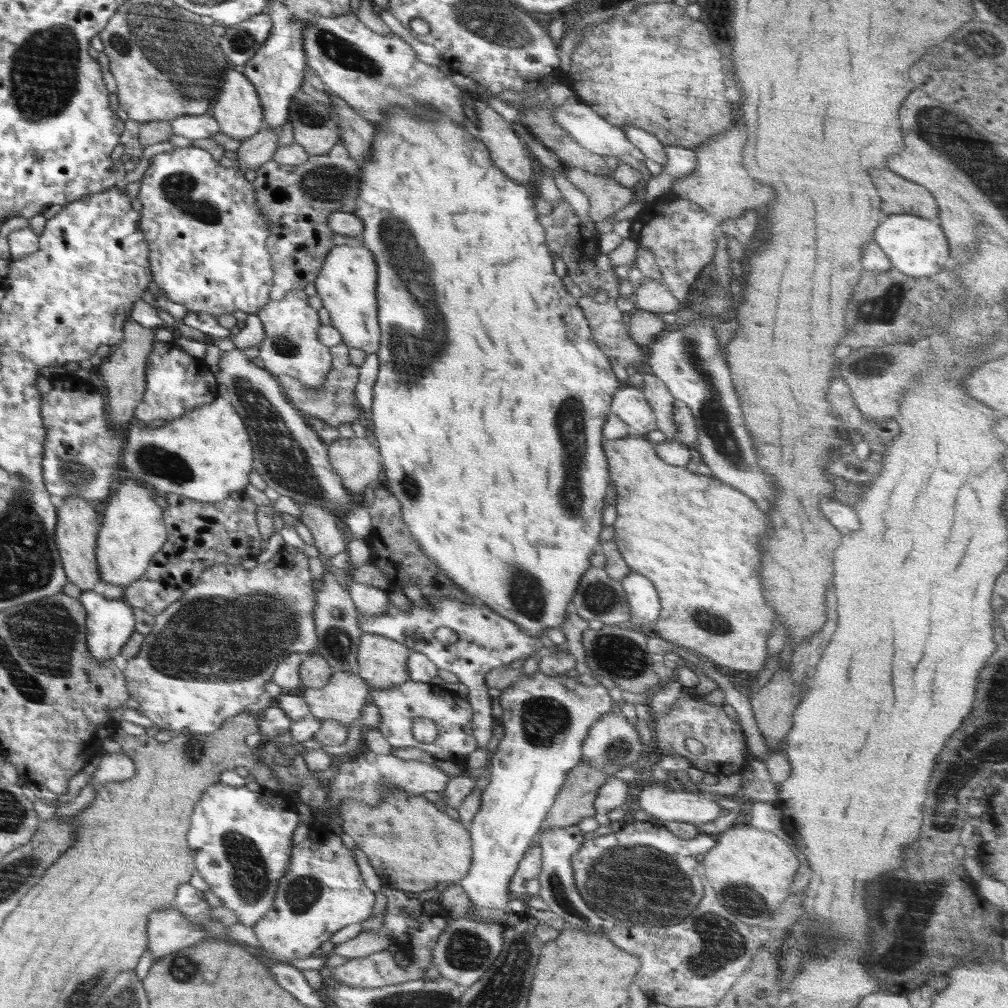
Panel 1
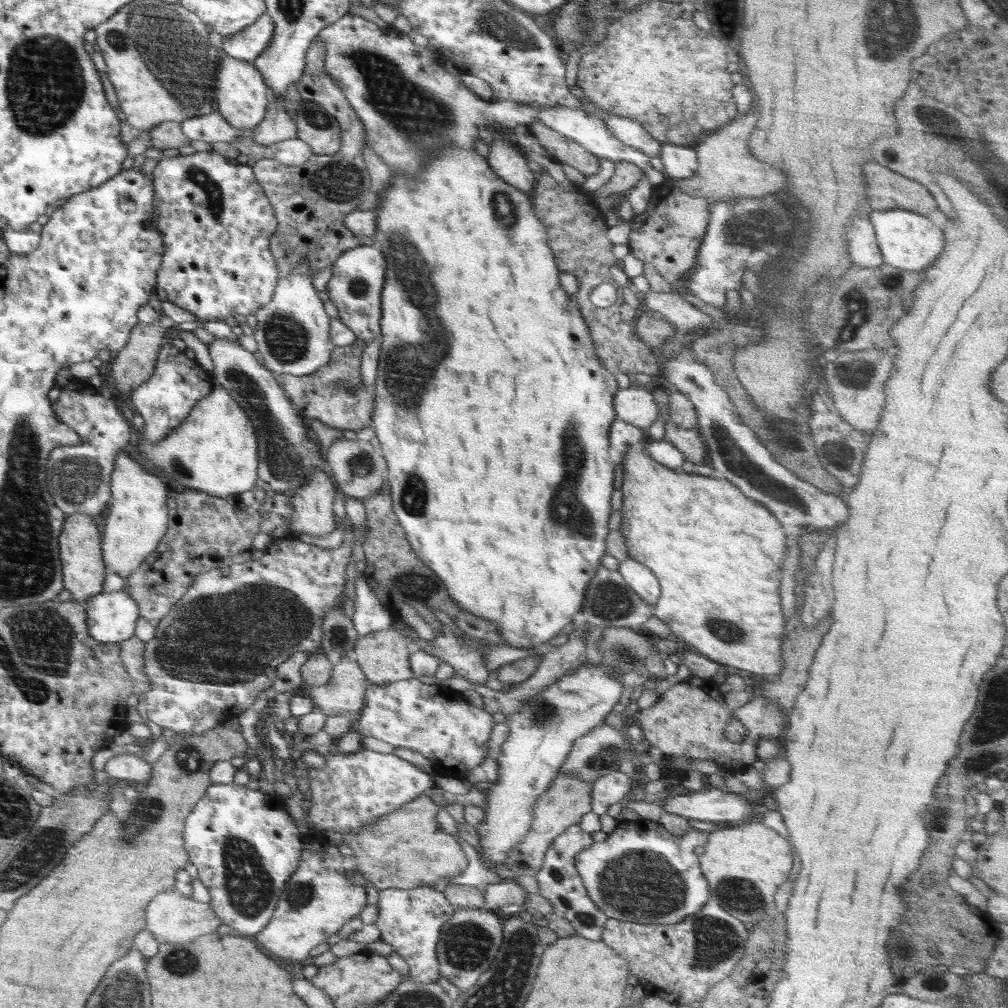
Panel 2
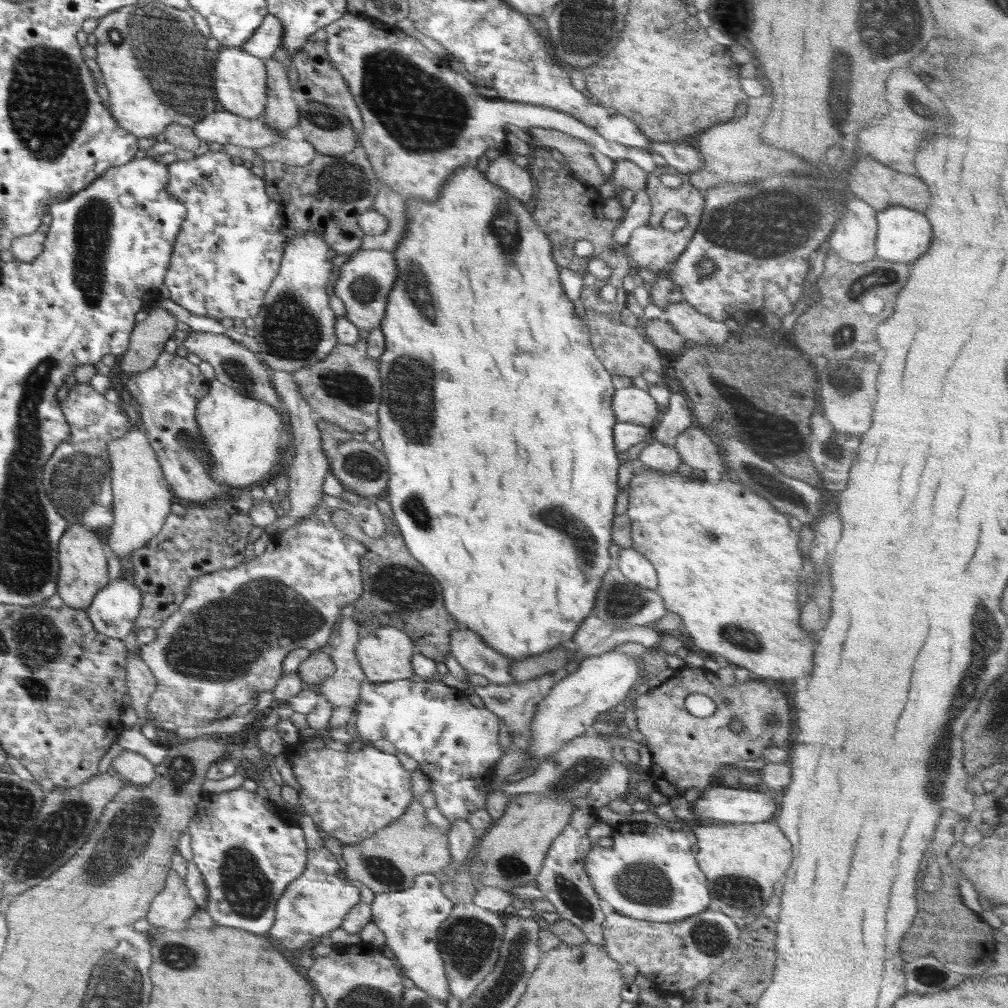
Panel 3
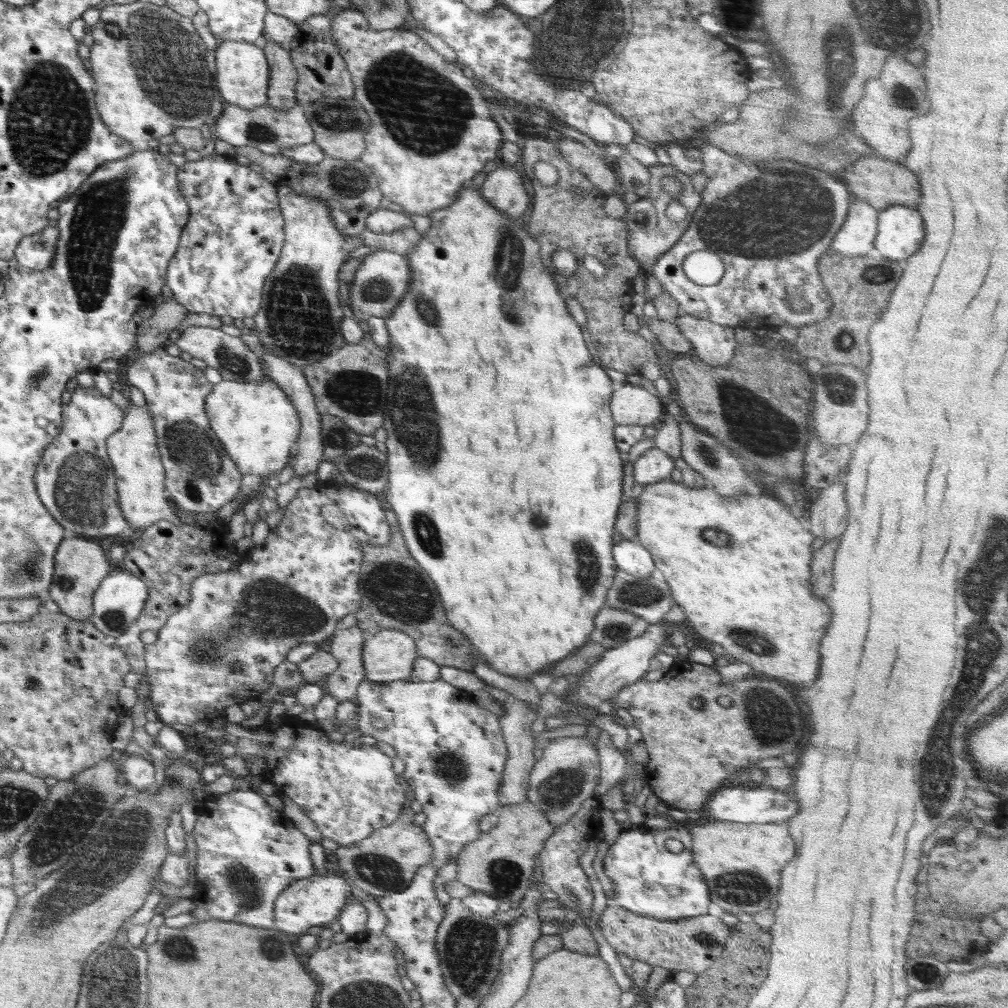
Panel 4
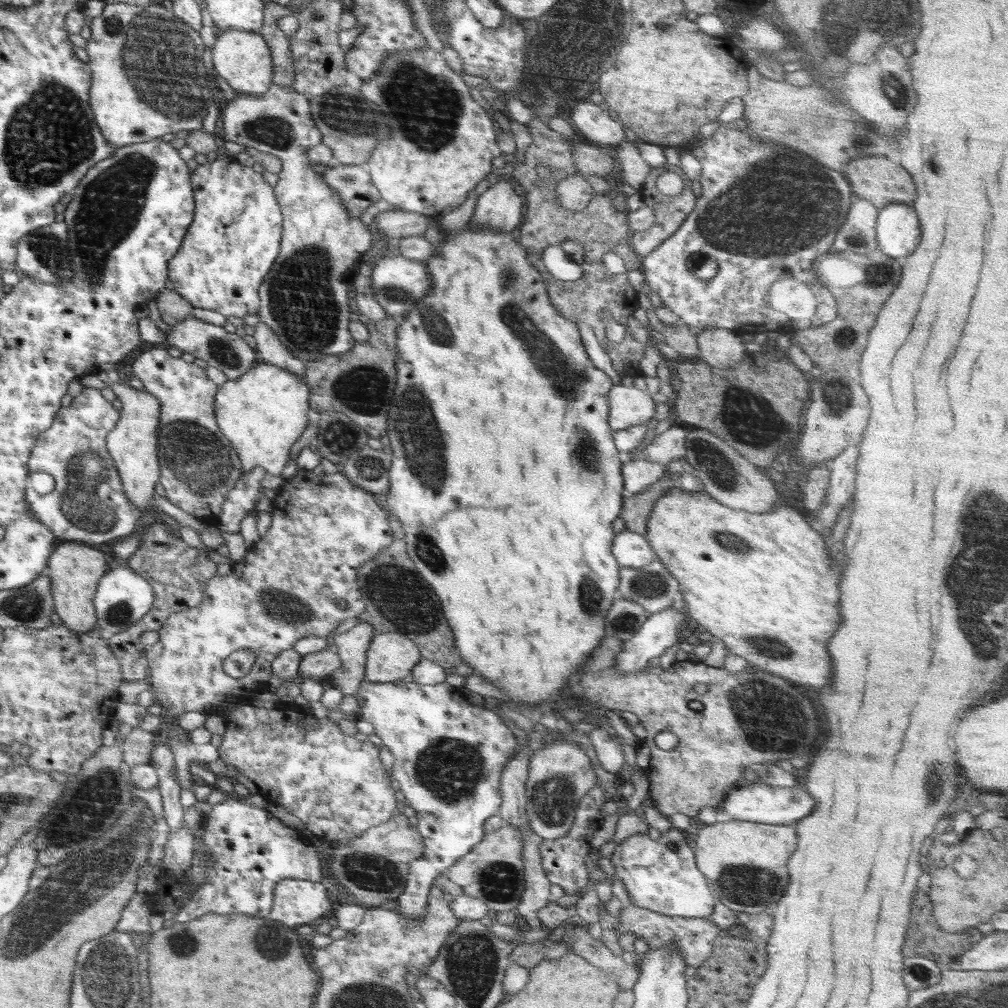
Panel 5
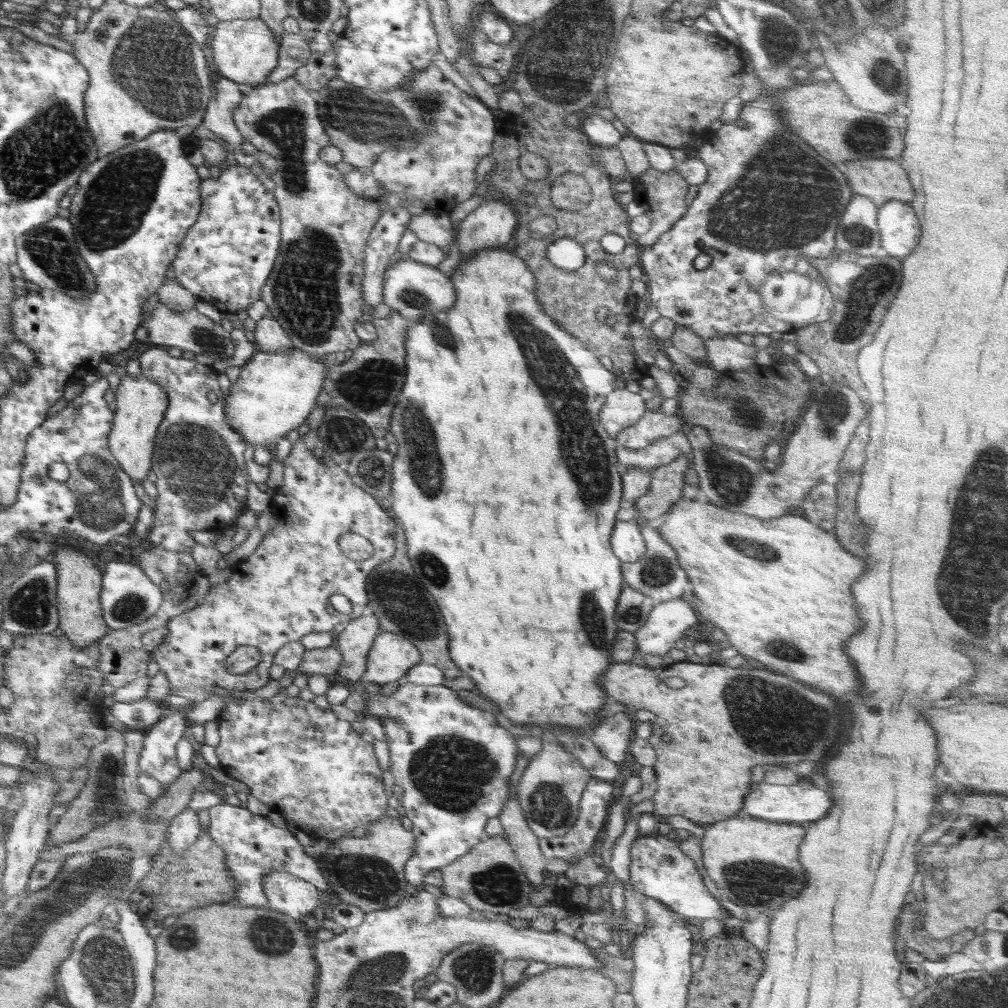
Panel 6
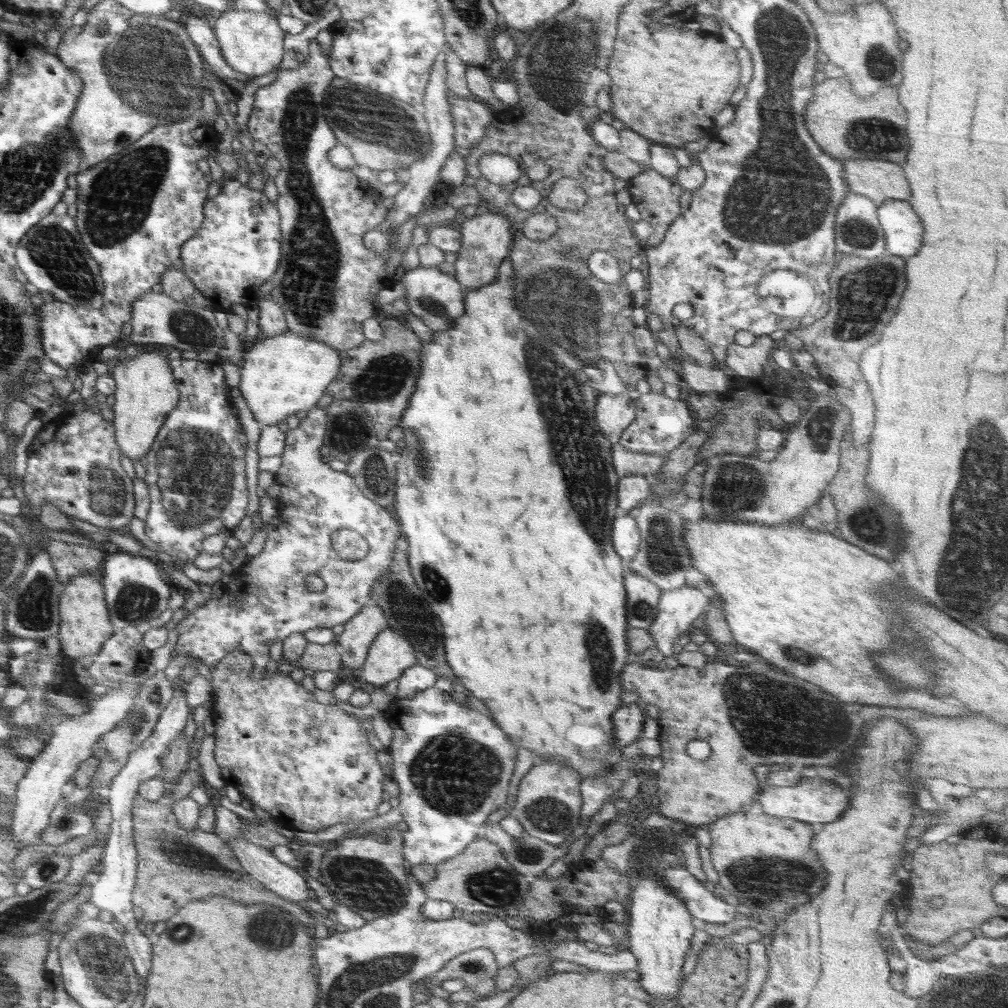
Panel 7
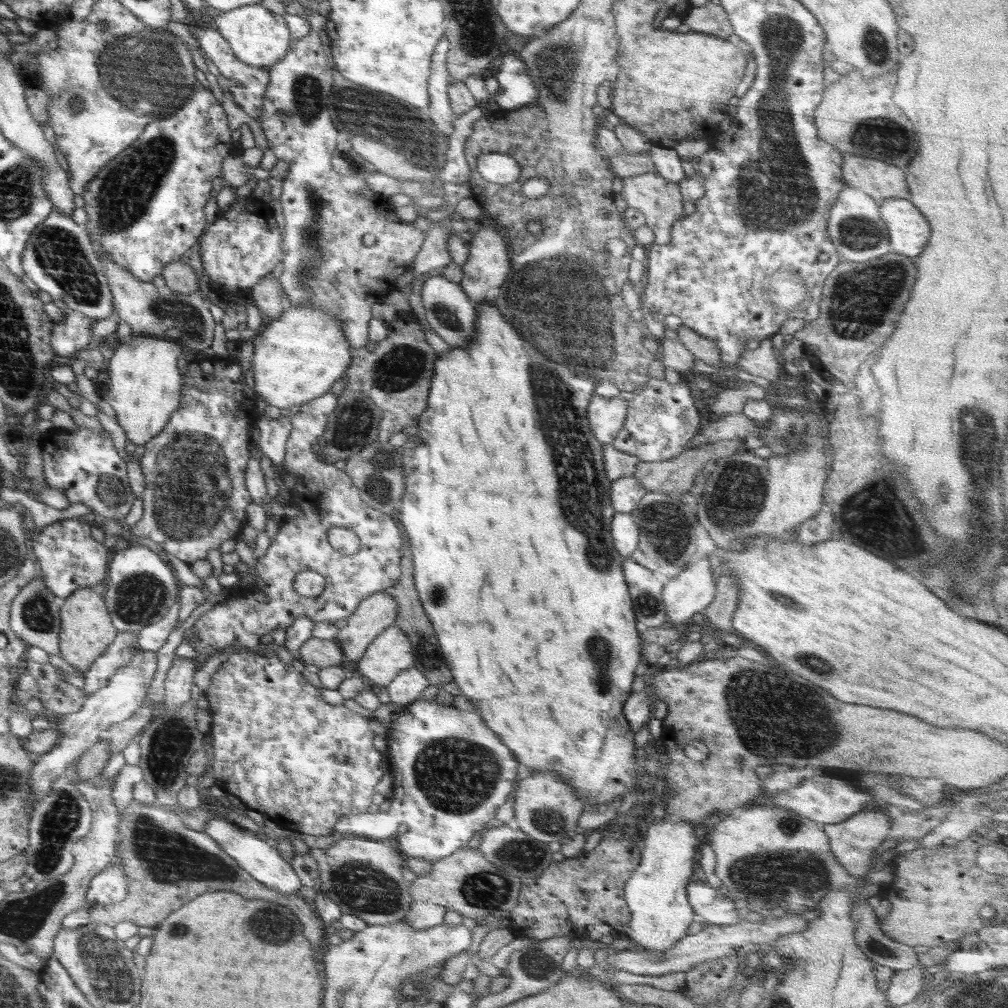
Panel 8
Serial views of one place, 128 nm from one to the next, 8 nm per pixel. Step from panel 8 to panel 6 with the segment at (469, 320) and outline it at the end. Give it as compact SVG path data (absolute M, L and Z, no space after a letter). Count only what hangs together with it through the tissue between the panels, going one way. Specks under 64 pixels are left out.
M404 257L384 272L383 303L396 310L410 323L422 320L424 317L434 317L438 312L450 310L452 304L456 302L456 296L456 287L450 277L435 266Z

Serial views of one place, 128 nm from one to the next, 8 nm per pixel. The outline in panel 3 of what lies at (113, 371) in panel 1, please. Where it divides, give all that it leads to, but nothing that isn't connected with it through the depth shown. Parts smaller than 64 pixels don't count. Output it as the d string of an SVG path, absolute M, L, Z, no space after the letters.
M158 302L149 307L148 317L131 332L128 352L119 363L126 374L146 371L165 351L164 345L171 339L180 324L174 315L160 308Z

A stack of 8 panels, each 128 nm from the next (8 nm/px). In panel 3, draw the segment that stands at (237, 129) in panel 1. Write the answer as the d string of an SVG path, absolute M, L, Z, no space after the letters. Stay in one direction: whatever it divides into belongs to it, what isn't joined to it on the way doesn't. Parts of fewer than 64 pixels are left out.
M240 46L219 47L215 62L215 96L219 109L226 109L240 117L256 119L263 116L267 103L268 80L262 59L251 56Z

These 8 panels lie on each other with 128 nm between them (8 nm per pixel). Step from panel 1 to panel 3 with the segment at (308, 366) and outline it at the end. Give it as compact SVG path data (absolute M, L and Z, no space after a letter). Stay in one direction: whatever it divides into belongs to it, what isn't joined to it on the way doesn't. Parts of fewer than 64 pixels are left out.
M318 234L296 235L283 247L283 257L276 277L264 297L261 309L253 317L255 320L256 342L258 355L262 362L270 369L284 370L293 373L301 368L316 364L328 356L328 353L337 345L338 339L334 334L336 314L330 309L329 296L326 286L332 276L332 258L335 257L330 245L324 237Z

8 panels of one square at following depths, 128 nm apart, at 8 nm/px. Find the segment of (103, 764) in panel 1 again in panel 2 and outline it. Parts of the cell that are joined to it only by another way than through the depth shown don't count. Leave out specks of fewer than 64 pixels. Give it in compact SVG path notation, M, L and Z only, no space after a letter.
M120 753L106 762L104 771L107 772L112 781L131 780L144 782L144 780L150 778L152 764L134 754Z

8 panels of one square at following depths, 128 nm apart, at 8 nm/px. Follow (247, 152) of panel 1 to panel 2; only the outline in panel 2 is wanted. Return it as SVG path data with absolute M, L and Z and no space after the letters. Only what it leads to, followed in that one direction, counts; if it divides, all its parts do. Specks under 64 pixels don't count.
M269 95L265 117L252 130L252 141L268 145L297 136L297 126L288 115L283 100L278 95Z

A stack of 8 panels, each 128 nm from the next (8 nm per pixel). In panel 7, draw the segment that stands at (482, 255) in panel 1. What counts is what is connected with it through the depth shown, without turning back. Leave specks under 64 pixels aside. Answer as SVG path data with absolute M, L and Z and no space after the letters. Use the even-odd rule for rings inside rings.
M501 275L496 276L496 280L492 280L492 284L488 286L482 286L482 288L468 289L468 294L464 298L464 314L460 318L454 320L452 328L448 330L436 330L433 331L433 340L422 344L422 352L420 352L420 376L418 376L418 382L416 382L416 390L412 392L410 398L410 405L404 412L400 423L397 425L402 429L404 438L400 442L402 448L404 448L404 454L398 451L396 454L396 492L394 498L394 507L396 508L396 516L399 516L399 523L401 524L401 533L405 540L408 542L408 556L409 565L412 571L412 576L416 580L416 584L420 590L420 594L423 596L424 601L434 610L434 614L438 616L438 620L442 622L442 628L444 628L444 638L446 638L446 660L448 660L448 666L454 670L453 674L455 677L460 679L462 686L466 686L474 696L478 696L484 706L494 712L492 718L494 722L502 728L502 732L508 734L508 738L514 742L514 744L520 744L520 748L526 748L526 750L532 750L534 754L538 755L538 759L548 760L552 756L562 756L564 758L566 766L580 772L585 778L603 778L606 772L612 770L614 763L620 762L625 758L623 749L618 747L618 741L614 737L614 727L612 727L612 714L615 710L621 707L622 700L622 685L620 685L620 676L624 670L624 666L628 664L628 641L626 640L626 630L628 626L628 619L626 619L626 589L624 586L624 575L626 574L625 566L621 562L620 556L614 550L612 540L610 536L613 532L613 520L618 516L618 476L615 474L612 465L612 456L610 456L610 442L602 434L600 434L599 428L596 428L596 422L594 420L595 402L601 396L599 389L600 383L604 380L604 372L598 370L594 364L582 364L580 360L576 360L574 356L570 356L566 350L562 350L558 344L552 342L547 335L540 332L540 328L536 328L536 324L532 320L526 320L528 316L524 314L520 308L516 308L516 296L514 296L514 276ZM548 630L554 630L554 632L572 632L572 634L540 634L540 632L548 632ZM512 640L514 640L514 648L518 652L496 652L496 648L512 648Z

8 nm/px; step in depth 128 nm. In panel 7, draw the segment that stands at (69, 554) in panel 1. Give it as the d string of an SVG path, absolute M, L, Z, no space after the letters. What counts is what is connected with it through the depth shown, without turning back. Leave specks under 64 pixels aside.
M90 574L86 576L76 576L70 583L63 586L62 594L59 598L59 642L63 656L72 659L88 661L102 650L103 644L115 634L115 627L110 624L108 611L102 594L100 582Z

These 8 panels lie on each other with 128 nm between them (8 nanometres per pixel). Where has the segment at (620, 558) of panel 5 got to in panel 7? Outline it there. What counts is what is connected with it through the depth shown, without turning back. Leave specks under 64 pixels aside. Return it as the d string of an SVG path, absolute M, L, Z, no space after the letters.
M618 513L613 520L612 543L614 550L626 566L638 552L641 537L637 528L634 515Z

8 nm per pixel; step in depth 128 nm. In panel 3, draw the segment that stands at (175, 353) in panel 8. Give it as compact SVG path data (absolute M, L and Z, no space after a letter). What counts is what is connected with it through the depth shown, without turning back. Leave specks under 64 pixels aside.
M133 424L131 432L109 445L107 452L112 462L115 523L109 529L108 545L116 557L128 562L130 552L140 550L161 532L166 517L171 513L173 493L158 463L155 449L142 428Z

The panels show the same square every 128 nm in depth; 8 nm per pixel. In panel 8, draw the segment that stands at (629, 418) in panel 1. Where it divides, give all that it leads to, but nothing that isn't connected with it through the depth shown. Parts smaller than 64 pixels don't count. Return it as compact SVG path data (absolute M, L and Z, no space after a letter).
M594 395L587 405L587 422L595 440L602 445L615 441L626 412L627 401L621 396L606 399Z

